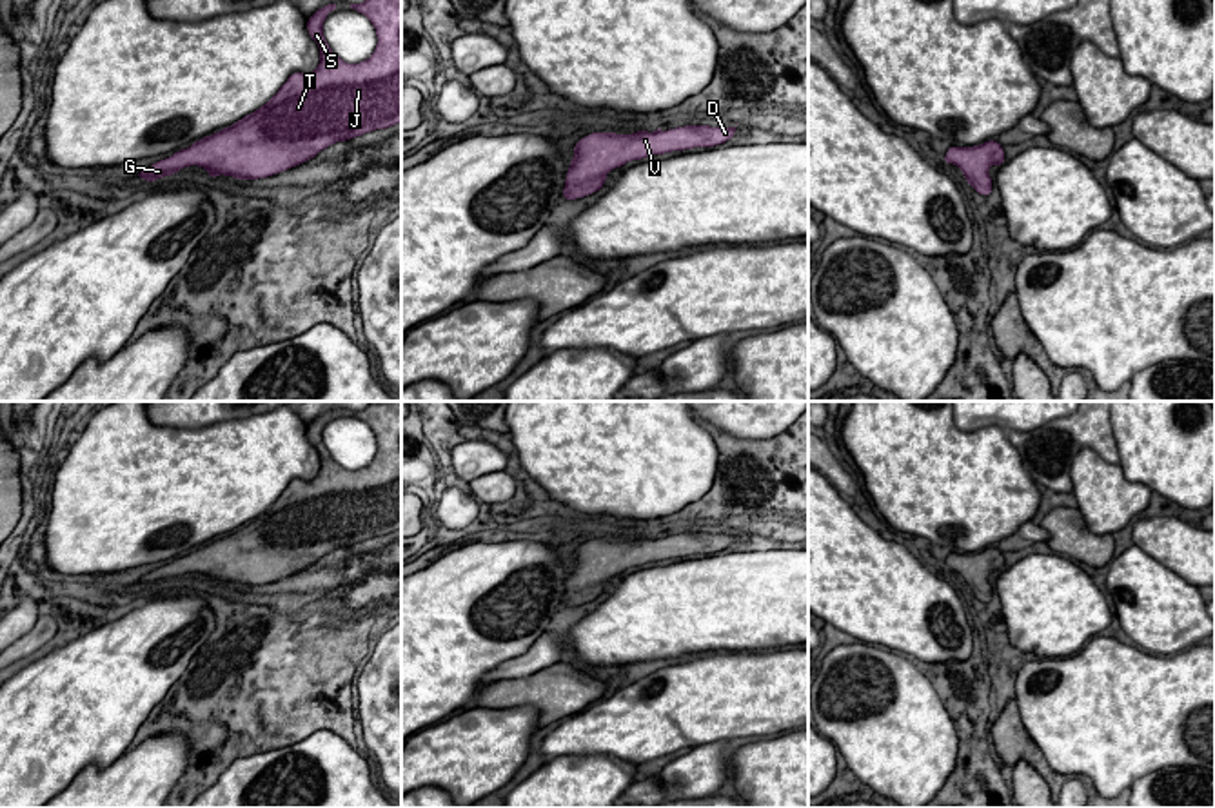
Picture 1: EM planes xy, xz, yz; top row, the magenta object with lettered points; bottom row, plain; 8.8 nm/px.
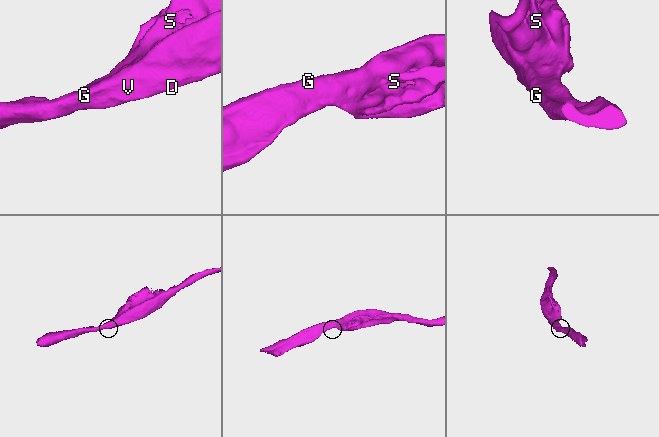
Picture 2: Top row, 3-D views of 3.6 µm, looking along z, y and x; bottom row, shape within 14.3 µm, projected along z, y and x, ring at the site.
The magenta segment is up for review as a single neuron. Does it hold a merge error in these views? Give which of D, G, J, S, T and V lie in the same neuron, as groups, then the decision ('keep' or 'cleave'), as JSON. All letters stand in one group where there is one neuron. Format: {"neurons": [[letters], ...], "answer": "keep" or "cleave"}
{"neurons": [["D", "G", "J", "S", "T", "V"]], "answer": "keep"}

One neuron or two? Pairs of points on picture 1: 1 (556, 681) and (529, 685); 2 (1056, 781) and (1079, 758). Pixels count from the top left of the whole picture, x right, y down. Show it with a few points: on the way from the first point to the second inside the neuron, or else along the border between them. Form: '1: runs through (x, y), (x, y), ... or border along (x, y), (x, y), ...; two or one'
1: runs through (549, 685), (536, 685); one
2: border along (1036, 741), (1045, 759), (1056, 770), (1074, 776); two

